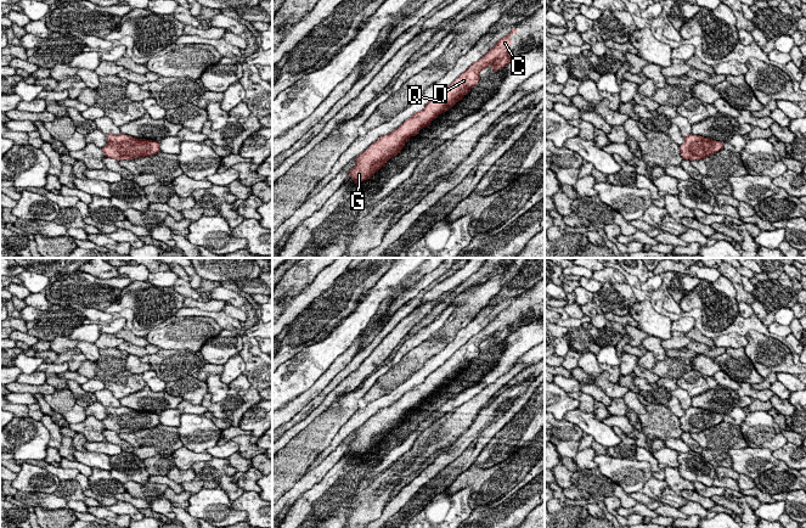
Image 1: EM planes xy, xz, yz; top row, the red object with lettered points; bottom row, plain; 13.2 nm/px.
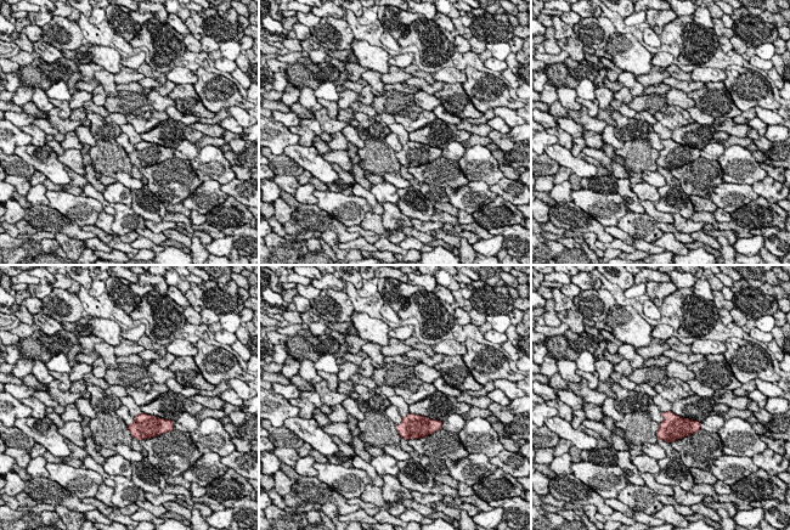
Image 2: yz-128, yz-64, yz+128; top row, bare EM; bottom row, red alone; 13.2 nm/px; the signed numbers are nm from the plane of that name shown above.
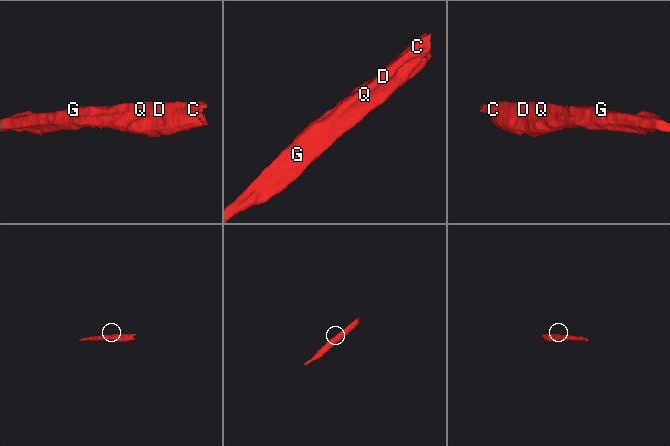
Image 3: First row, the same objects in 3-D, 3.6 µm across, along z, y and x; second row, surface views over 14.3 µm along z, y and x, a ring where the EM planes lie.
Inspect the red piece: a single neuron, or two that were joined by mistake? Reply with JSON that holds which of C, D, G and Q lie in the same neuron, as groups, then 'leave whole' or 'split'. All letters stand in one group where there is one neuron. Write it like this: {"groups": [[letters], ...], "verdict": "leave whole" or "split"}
{"groups": [["C", "D", "G", "Q"]], "verdict": "leave whole"}

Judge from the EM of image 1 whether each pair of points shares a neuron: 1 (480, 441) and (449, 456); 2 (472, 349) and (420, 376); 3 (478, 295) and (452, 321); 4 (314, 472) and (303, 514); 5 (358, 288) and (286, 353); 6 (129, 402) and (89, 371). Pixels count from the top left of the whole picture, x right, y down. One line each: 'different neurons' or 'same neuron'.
1: different neurons
2: different neurons
3: same neuron
4: different neurons
5: same neuron
6: different neurons

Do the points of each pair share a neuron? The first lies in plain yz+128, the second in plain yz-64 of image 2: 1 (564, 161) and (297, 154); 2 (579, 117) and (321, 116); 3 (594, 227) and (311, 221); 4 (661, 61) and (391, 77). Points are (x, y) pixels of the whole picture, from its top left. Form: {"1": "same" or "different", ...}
{"1": "same", "2": "same", "3": "same", "4": "different"}

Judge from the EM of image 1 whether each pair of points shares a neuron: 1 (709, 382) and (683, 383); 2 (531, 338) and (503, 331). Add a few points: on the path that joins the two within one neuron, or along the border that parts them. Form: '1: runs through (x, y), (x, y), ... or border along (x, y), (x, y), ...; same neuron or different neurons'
1: runs through (703, 382), (689, 382); same neuron
2: border along (531, 321), (520, 325), (505, 338); different neurons

